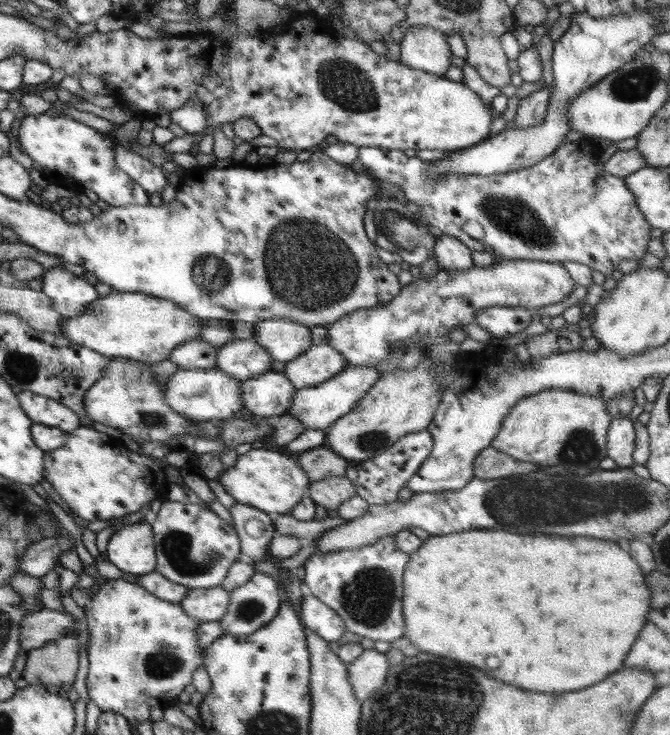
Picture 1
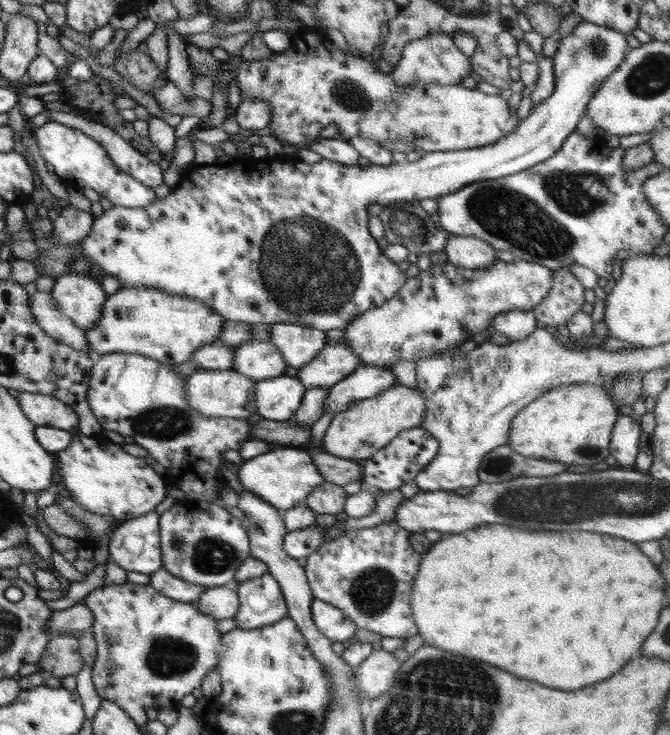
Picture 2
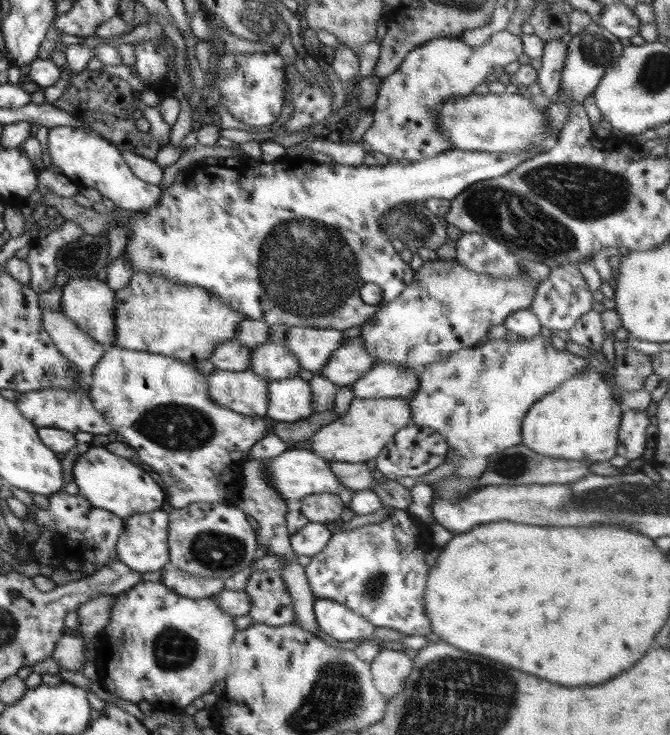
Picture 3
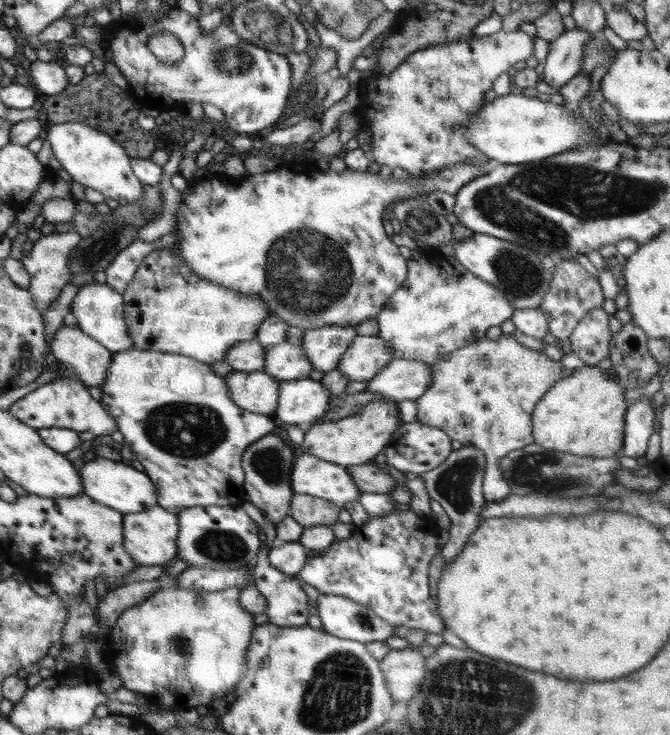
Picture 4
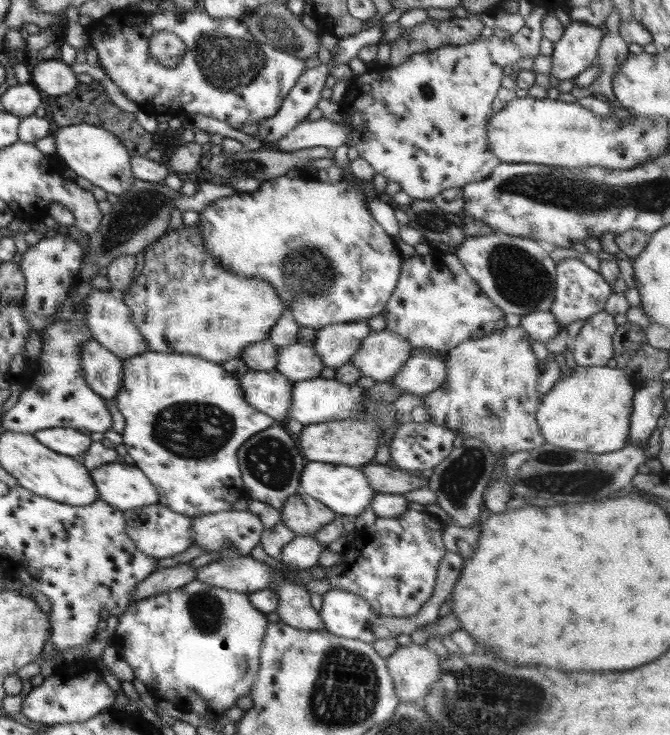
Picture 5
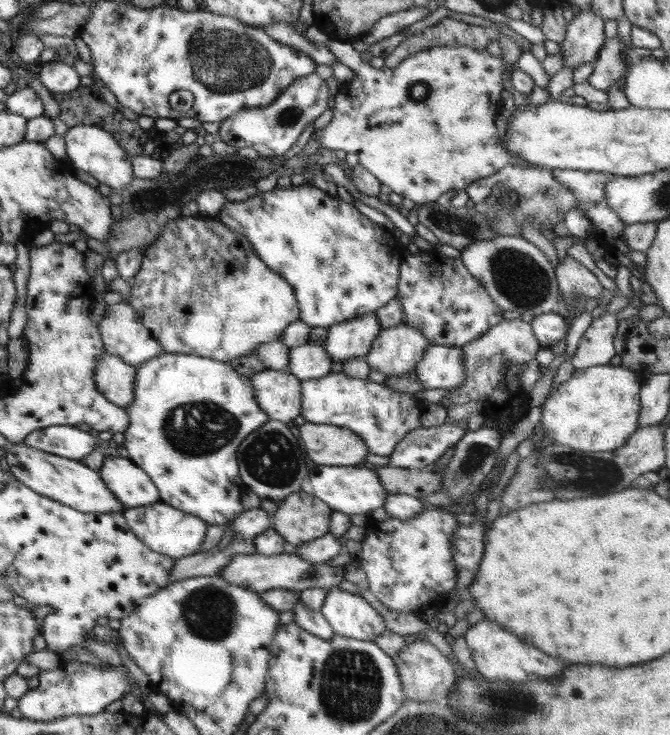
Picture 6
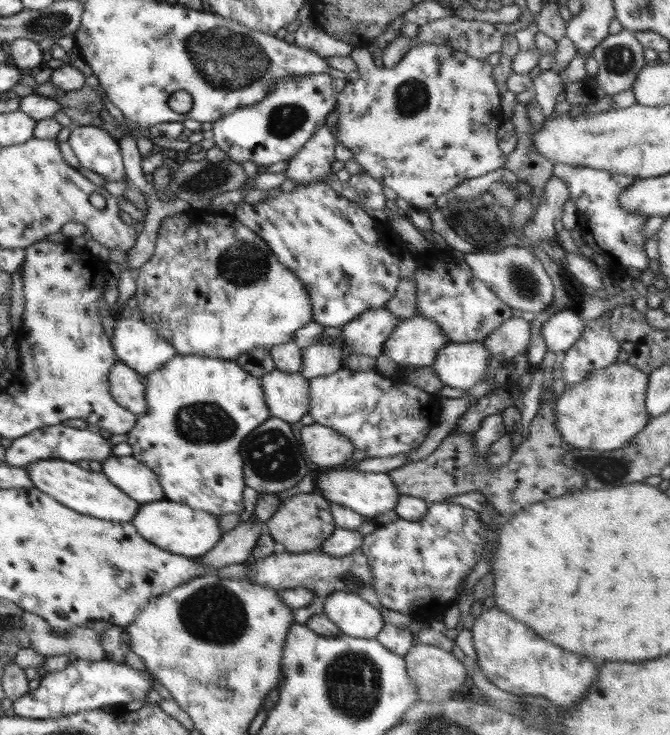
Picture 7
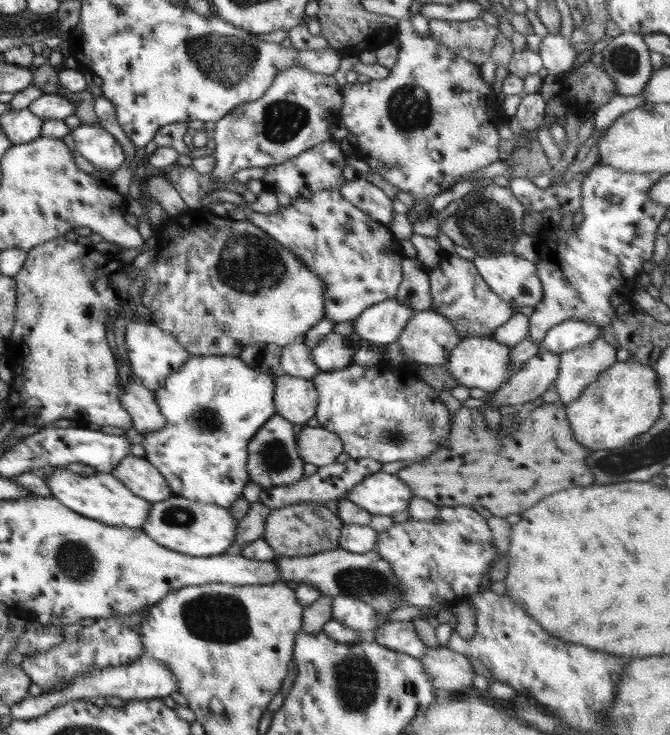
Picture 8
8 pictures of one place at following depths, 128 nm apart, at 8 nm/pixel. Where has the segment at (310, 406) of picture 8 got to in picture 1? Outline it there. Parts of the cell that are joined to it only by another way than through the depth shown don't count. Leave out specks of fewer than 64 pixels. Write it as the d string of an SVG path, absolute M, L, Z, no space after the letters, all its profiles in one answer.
M180 369L166 382L165 402L174 411L193 421L226 419L244 415L243 392L240 379L218 369Z

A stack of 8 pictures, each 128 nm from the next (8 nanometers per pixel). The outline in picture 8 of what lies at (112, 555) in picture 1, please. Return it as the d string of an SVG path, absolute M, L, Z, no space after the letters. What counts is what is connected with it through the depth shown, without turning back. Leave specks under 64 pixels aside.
M172 496L168 500L152 503L141 530L160 546L185 555L206 557L221 555L228 551L236 538L238 524L229 508L198 499Z

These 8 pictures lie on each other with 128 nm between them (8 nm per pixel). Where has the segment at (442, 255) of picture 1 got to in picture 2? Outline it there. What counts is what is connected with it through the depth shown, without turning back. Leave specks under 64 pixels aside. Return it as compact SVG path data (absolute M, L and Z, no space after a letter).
M448 236L443 252L448 257L447 263L462 268L492 267L498 261L497 249L474 236Z

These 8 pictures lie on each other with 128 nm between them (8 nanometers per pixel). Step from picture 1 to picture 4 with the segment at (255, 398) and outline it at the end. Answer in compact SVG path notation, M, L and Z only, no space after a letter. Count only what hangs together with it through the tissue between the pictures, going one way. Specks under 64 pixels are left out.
M310 377L280 381L278 408L274 419L286 426L292 424L306 428L314 420L322 418L334 396L320 383Z

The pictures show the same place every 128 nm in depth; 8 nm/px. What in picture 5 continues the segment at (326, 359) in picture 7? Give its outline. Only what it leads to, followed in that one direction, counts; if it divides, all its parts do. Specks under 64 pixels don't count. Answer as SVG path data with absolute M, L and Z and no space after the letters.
M298 342L279 347L278 364L275 369L293 382L320 377L324 367L313 345L308 346Z

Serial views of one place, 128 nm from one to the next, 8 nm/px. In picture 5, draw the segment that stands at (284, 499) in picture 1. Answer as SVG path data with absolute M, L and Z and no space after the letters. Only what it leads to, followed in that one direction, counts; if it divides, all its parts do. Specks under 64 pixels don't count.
M307 461L302 474L300 474L299 492L317 498L328 508L341 515L360 515L372 502L377 492L370 487L368 477L362 473L360 467L338 465L334 463Z

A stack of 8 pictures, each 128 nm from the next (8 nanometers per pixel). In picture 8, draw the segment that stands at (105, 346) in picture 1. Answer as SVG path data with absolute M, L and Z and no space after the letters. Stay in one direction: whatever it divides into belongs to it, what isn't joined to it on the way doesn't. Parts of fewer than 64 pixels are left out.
M201 210L198 214L194 212L182 212L180 215L168 216L168 220L159 232L157 244L159 250L154 266L148 265L144 270L144 290L142 290L142 304L148 308L150 321L158 328L172 333L176 340L180 341L188 352L196 356L240 356L240 353L249 345L255 342L275 343L281 347L288 344L300 343L303 338L320 320L324 318L324 281L316 275L312 269L306 266L292 252L284 248L274 237L268 235L264 229L256 226L252 221L235 220L230 216L219 216L211 210Z

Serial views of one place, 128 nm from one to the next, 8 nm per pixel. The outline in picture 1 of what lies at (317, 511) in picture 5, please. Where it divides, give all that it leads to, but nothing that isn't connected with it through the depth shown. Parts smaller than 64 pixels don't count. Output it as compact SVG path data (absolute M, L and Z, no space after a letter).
M334 476L320 481L314 481L308 488L310 498L316 505L337 510L338 506L350 500L356 493L355 484L346 476Z

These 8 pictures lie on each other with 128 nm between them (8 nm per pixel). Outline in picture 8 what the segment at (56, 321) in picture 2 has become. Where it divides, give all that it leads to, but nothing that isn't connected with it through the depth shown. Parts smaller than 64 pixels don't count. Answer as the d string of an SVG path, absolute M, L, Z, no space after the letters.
M134 377L122 387L120 403L132 418L134 430L138 434L152 434L166 426L166 418L160 413L155 402L155 394Z

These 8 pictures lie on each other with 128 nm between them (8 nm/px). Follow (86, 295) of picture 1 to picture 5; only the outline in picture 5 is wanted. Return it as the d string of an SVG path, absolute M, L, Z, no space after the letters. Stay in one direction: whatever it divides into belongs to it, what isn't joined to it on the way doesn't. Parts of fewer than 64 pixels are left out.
M93 290L84 300L86 310L83 322L90 329L93 339L97 340L104 348L112 354L118 355L121 359L132 358L148 350L148 343L140 329L132 323L132 311L123 299L112 290Z

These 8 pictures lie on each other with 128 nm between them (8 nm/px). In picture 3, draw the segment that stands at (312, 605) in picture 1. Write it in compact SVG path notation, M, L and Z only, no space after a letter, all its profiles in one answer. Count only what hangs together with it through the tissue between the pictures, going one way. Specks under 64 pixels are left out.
M316 598L313 610L319 629L339 641L368 640L377 629L364 616L334 600Z

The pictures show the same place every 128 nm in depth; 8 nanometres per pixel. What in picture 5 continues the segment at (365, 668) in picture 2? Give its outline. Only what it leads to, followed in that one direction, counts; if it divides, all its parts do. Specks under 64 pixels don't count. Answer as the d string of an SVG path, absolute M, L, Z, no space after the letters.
M409 643L387 659L388 673L400 702L421 700L442 676L441 659L425 645Z

